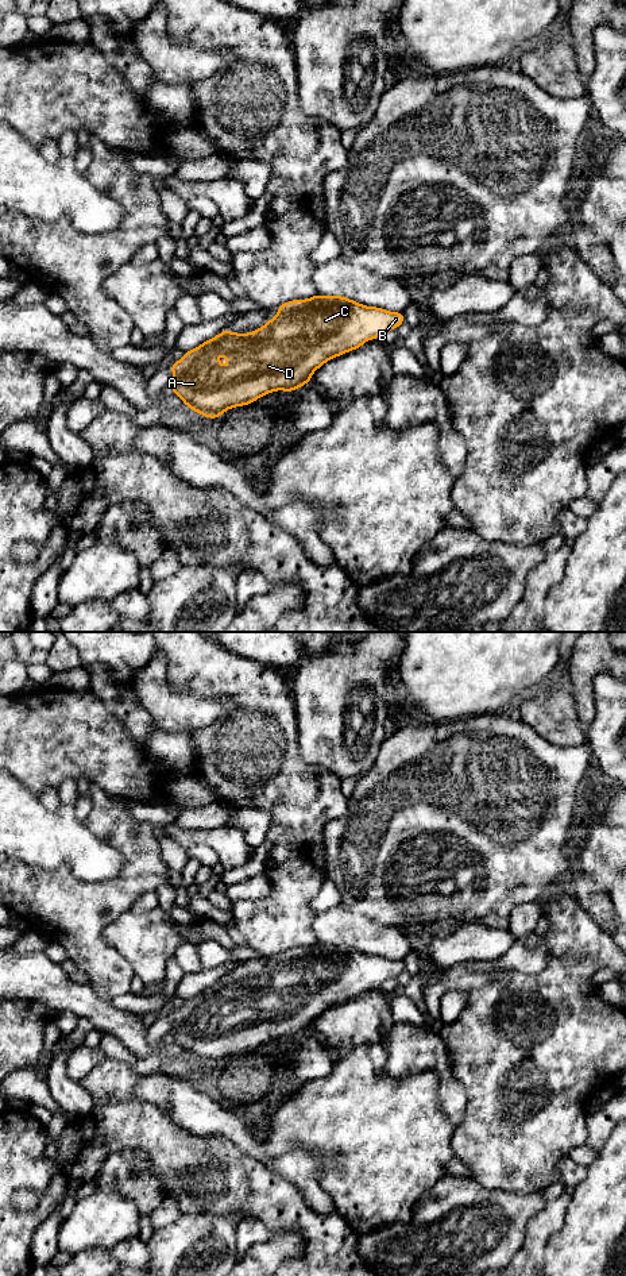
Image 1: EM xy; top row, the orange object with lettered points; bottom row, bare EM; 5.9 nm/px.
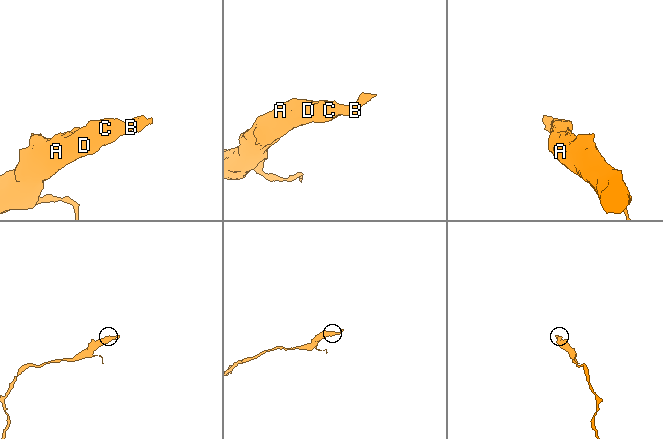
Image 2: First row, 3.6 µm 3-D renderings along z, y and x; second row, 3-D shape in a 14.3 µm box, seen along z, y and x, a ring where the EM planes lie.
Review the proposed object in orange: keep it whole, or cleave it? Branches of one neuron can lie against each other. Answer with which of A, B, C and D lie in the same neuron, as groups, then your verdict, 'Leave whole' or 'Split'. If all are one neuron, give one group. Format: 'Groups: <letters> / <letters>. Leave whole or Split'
Groups: A B C D. Leave whole

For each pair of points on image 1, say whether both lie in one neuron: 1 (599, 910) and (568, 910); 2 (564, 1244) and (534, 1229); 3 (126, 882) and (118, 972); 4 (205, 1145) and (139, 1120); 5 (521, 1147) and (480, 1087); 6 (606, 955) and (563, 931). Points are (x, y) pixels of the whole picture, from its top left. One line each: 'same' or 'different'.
1: different
2: different
3: same
4: same
5: same
6: same

